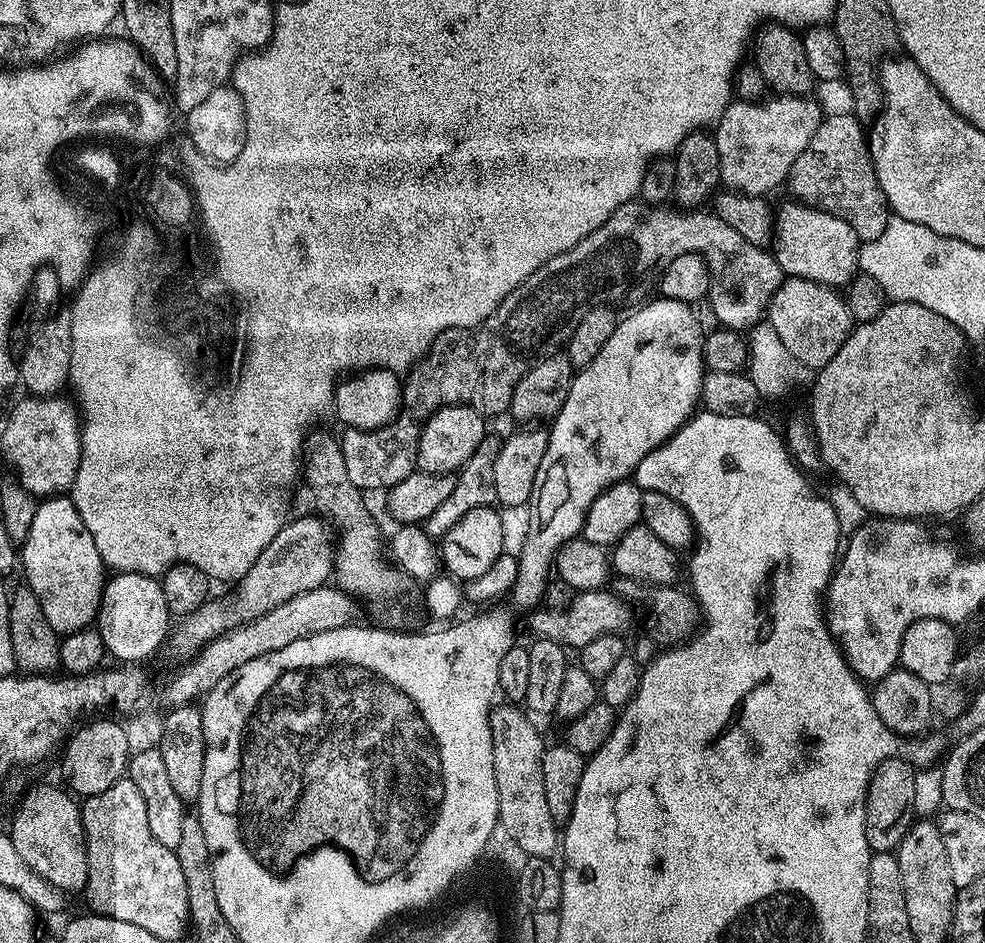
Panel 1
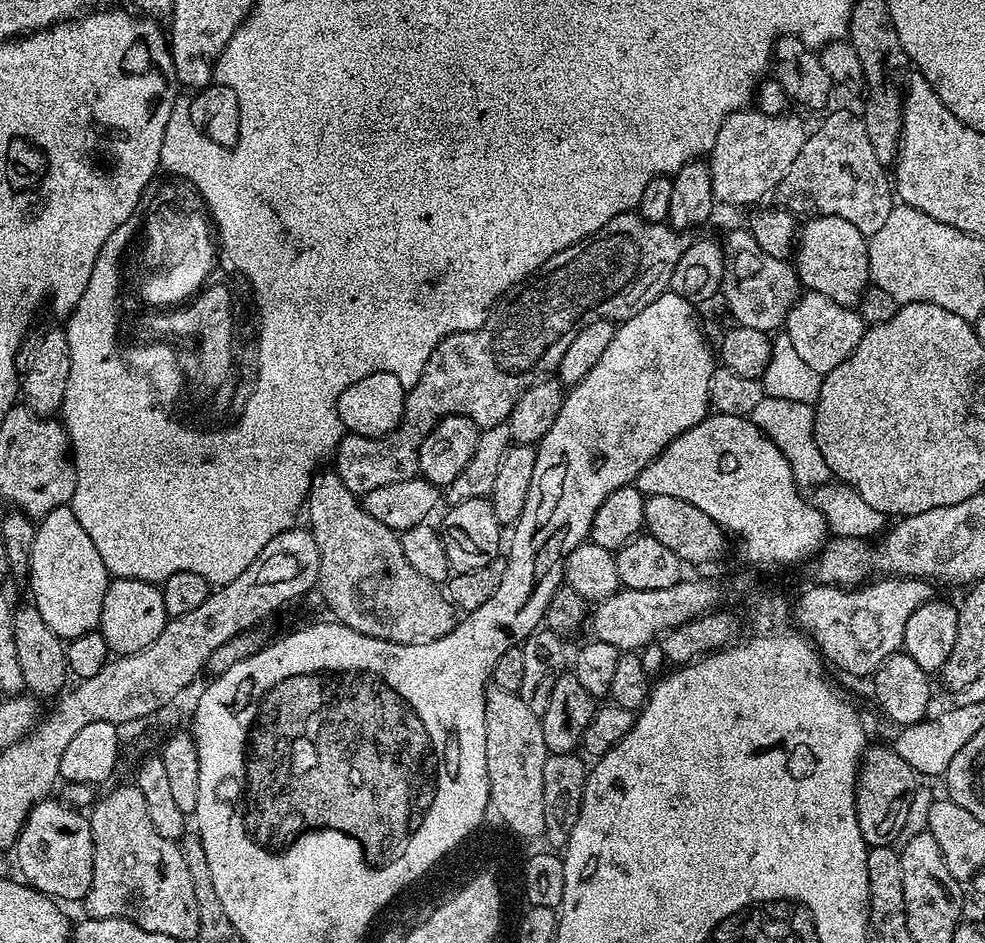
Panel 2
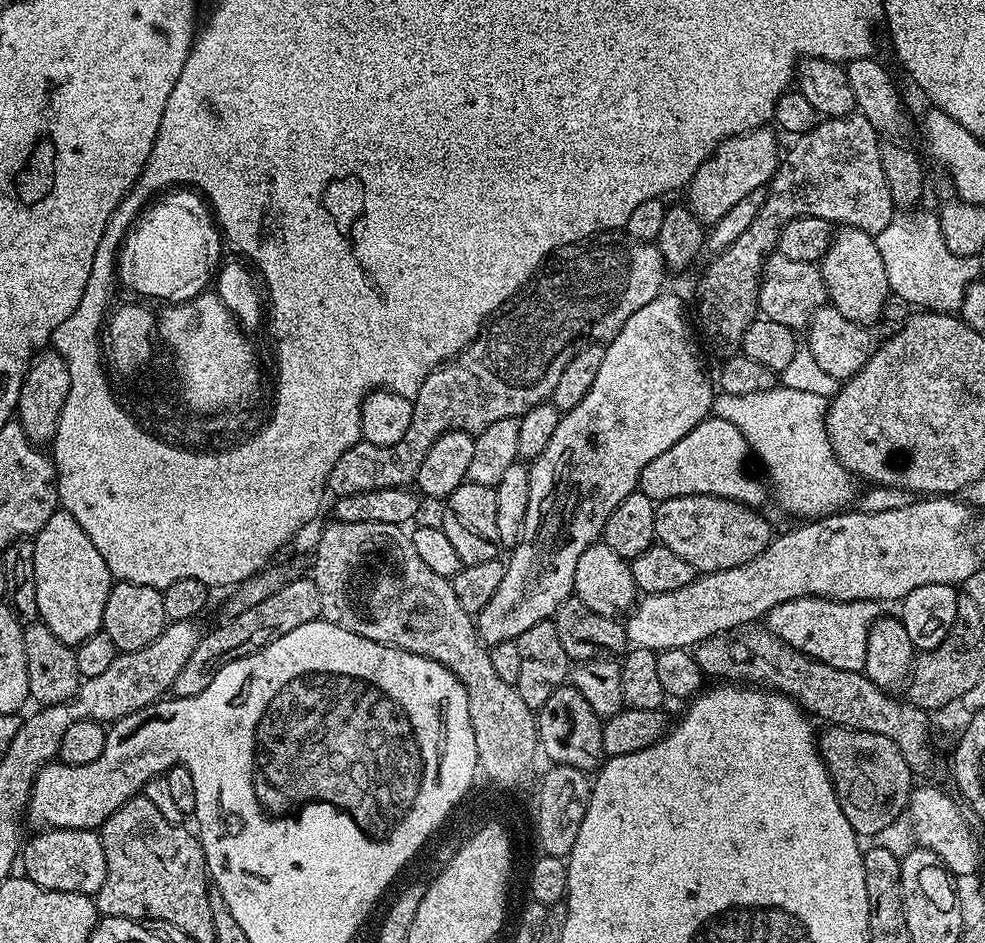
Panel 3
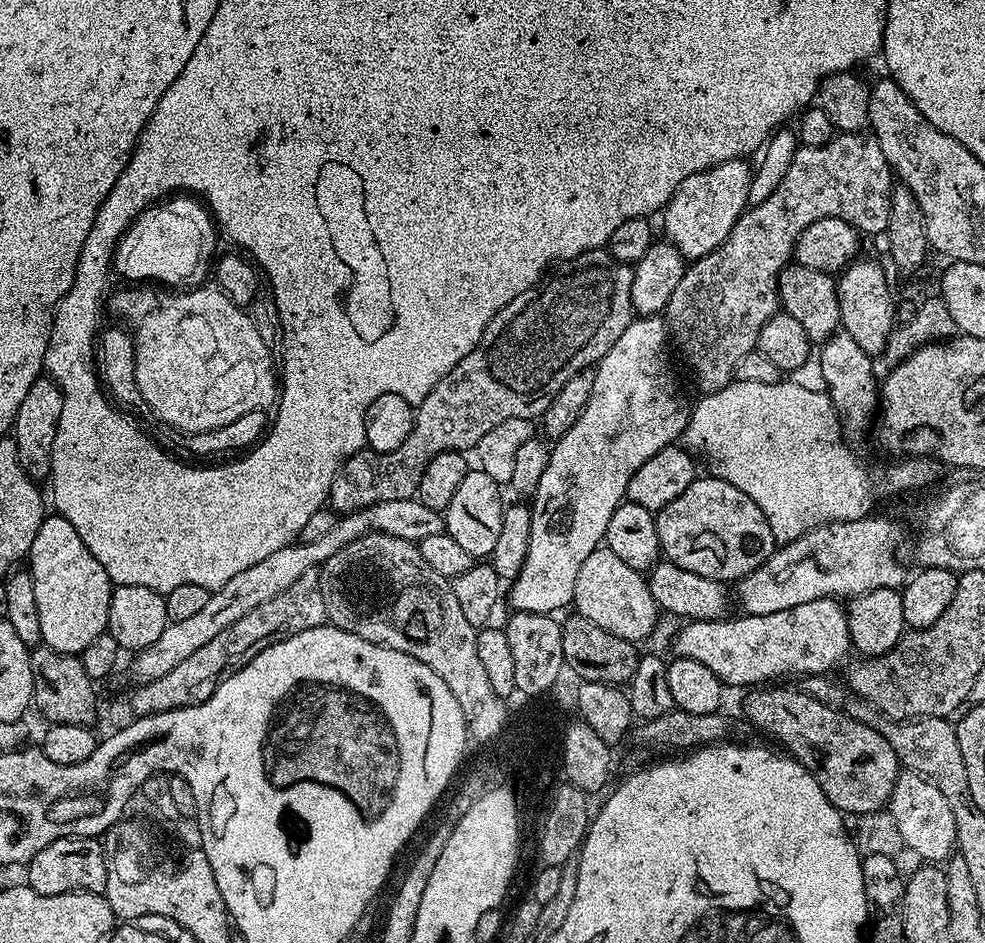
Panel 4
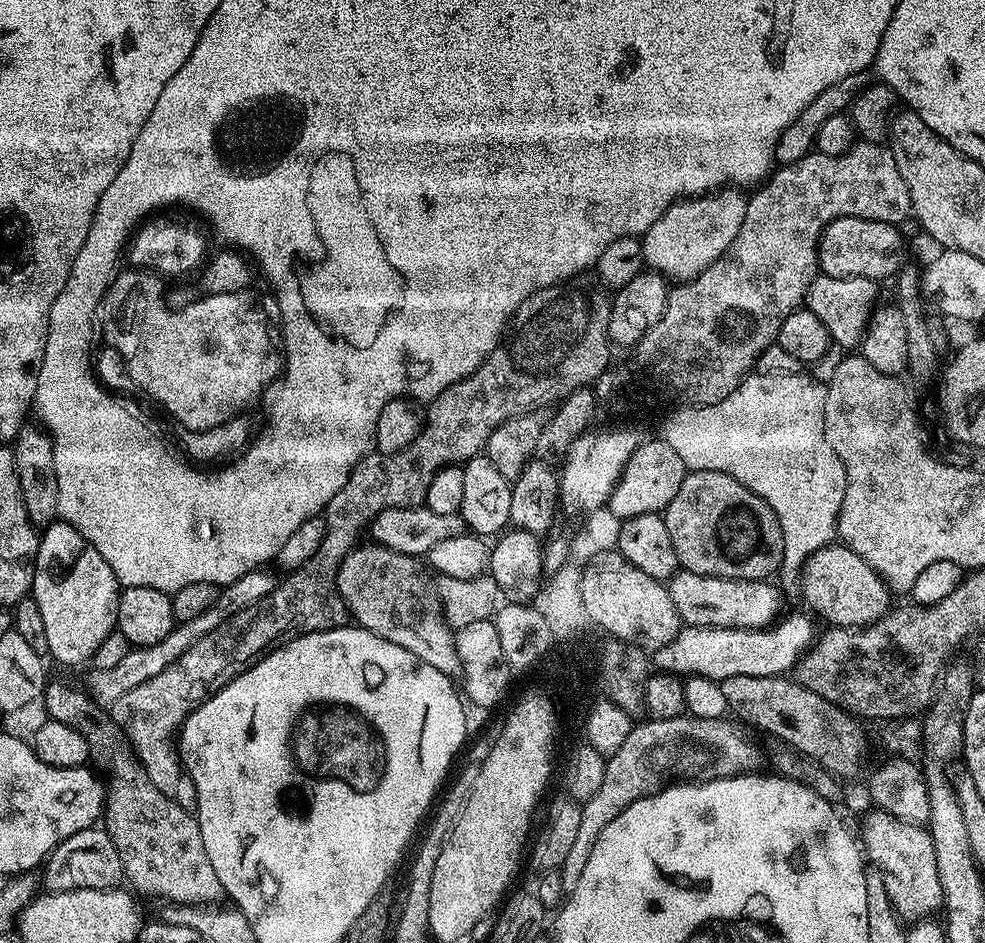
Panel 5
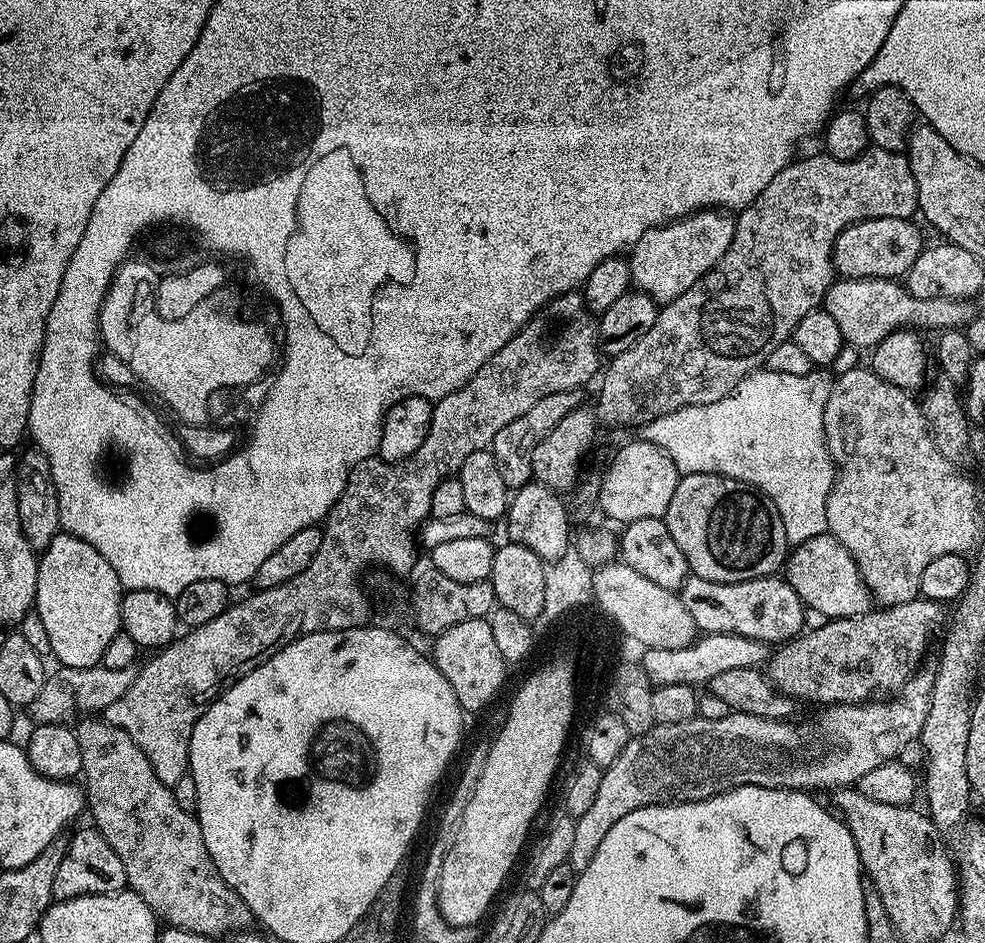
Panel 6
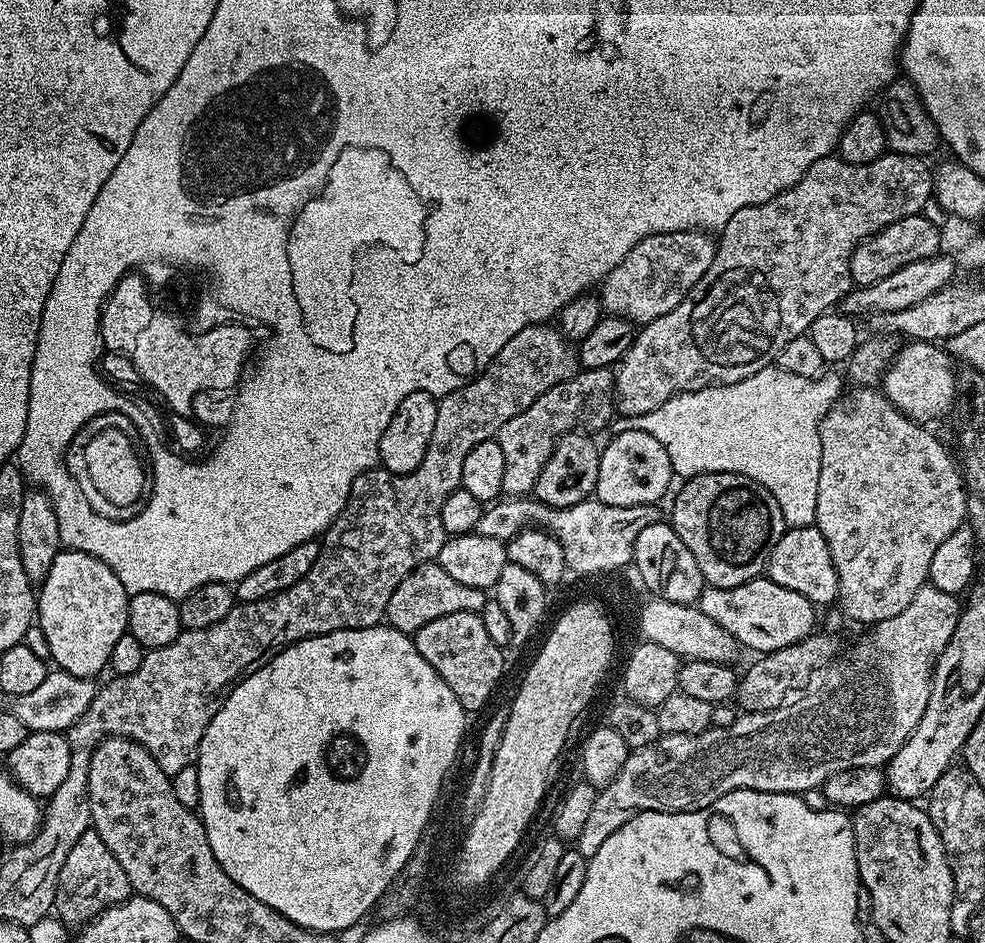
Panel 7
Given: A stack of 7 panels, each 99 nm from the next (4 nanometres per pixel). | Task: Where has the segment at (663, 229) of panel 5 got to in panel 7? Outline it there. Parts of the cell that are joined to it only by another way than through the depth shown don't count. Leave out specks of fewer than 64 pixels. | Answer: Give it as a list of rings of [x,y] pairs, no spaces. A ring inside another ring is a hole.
[[[697,230],[642,238],[603,280],[598,292],[603,311],[610,316],[625,316],[637,326],[662,318],[662,314],[670,314],[700,281],[702,274],[710,270],[710,262],[714,262],[717,241],[708,236],[711,235],[707,231]]]

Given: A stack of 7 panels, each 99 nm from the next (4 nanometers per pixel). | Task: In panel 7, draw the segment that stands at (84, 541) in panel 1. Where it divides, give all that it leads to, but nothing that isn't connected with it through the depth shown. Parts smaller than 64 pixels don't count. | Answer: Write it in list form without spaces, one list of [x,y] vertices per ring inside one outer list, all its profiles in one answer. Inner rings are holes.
[[[61,550],[54,558],[54,566],[50,566],[50,574],[46,574],[39,585],[36,602],[38,626],[42,634],[46,634],[46,642],[50,642],[51,663],[74,676],[99,677],[99,672],[108,668],[108,659],[118,638],[127,633],[129,599],[130,593],[122,586],[118,574],[110,570],[110,566],[85,552]]]

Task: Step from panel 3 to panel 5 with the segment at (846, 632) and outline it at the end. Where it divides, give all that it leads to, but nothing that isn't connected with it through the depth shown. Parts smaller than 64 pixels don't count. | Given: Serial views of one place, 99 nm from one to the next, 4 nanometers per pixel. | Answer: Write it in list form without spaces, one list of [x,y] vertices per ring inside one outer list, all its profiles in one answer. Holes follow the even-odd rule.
[[[811,615],[788,616],[777,619],[766,628],[703,628],[681,627],[679,634],[670,638],[666,646],[655,649],[650,660],[659,671],[678,677],[705,676],[721,682],[745,676],[783,676],[791,673],[800,659],[814,644]]]

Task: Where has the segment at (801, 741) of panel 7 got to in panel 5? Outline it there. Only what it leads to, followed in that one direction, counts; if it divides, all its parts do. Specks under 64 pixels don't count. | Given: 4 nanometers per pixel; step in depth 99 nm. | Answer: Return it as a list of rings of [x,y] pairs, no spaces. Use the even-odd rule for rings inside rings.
[[[685,714],[678,718],[648,718],[645,721],[645,724],[637,723],[630,730],[626,742],[607,757],[602,786],[598,786],[594,798],[583,801],[578,834],[572,849],[566,854],[566,862],[562,862],[558,869],[565,893],[578,886],[578,878],[582,878],[582,869],[586,866],[586,858],[590,858],[598,834],[602,834],[602,830],[606,830],[606,826],[610,826],[610,822],[614,822],[614,818],[618,818],[618,814],[638,798],[653,796],[655,792],[681,782],[703,782],[722,776],[748,774],[762,764],[757,747],[740,737],[741,729],[731,719],[715,720]]]

